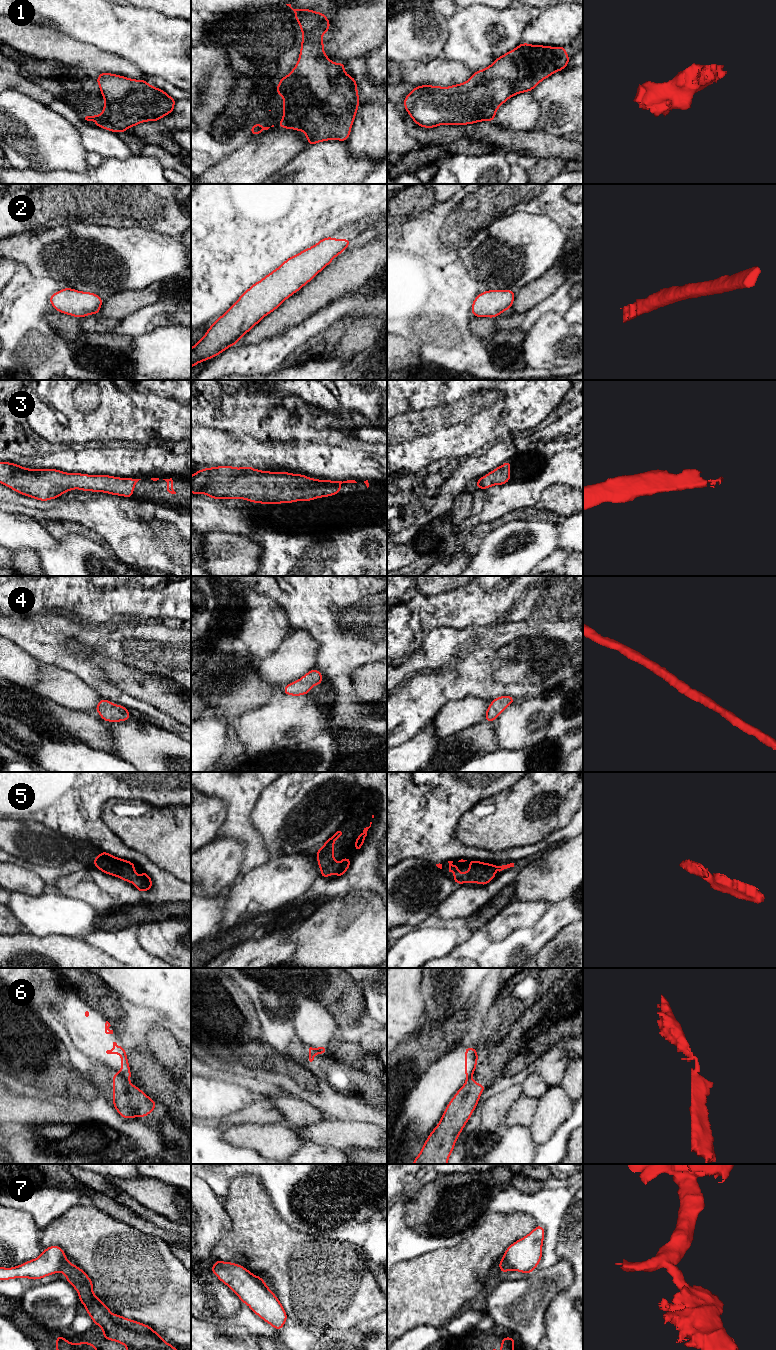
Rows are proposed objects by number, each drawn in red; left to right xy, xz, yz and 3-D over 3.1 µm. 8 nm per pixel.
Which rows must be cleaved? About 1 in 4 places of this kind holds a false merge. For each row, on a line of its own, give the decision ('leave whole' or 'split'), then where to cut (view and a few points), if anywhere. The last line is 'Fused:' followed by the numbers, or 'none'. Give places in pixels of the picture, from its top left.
1: leave whole; no cut
2: leave whole; no cut
3: leave whole; no cut
4: leave whole; no cut
5: leave whole; no cut
6: split; cut in xy along (119, 1074), (127, 1080)
7: split; cut in xy along (68, 1261), (59, 1270)
Fused: 6, 7

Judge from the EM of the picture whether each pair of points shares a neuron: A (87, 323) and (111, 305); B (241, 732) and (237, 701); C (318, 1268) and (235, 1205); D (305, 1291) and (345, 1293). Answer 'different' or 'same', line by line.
A: different
B: different
C: same
D: same

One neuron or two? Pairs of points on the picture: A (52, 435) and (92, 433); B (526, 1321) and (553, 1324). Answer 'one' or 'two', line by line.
A: two
B: two

